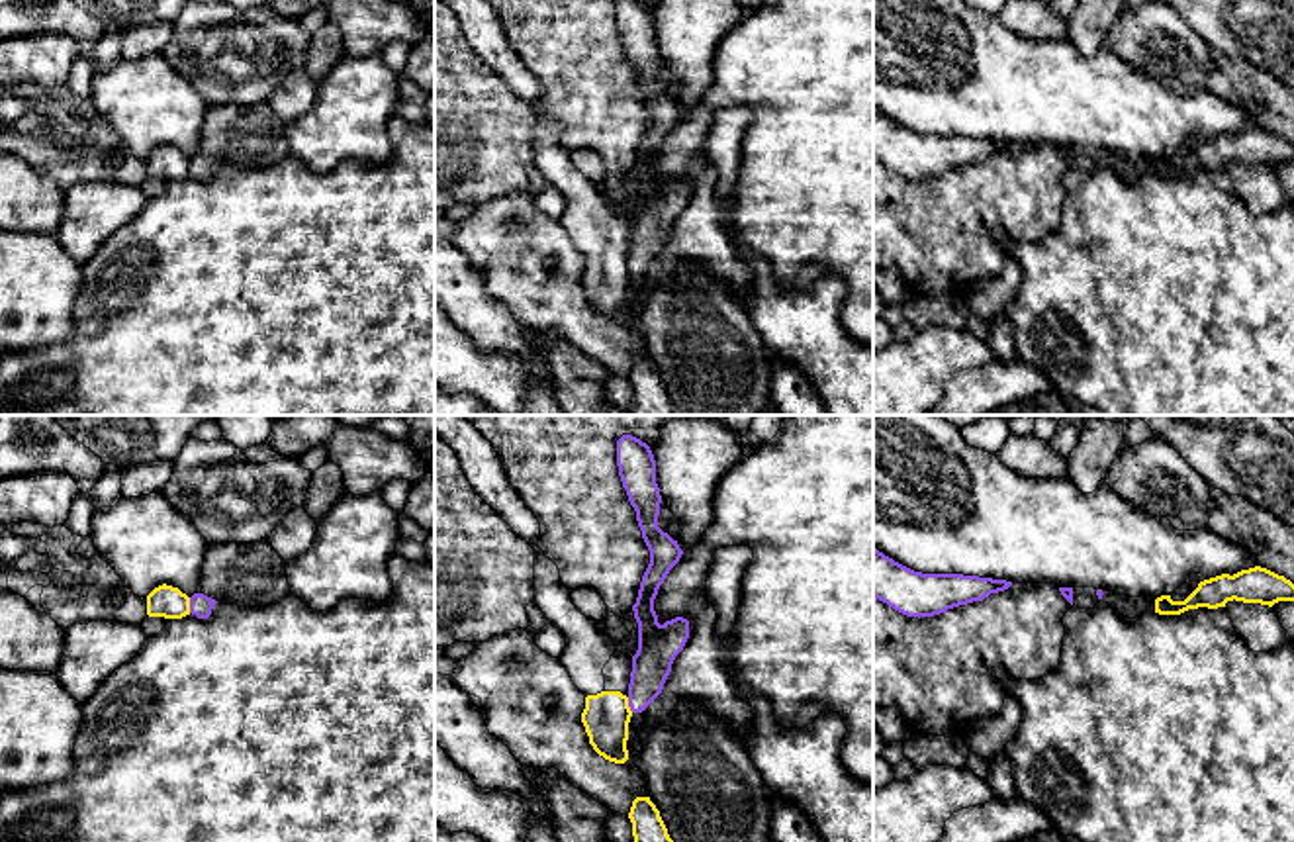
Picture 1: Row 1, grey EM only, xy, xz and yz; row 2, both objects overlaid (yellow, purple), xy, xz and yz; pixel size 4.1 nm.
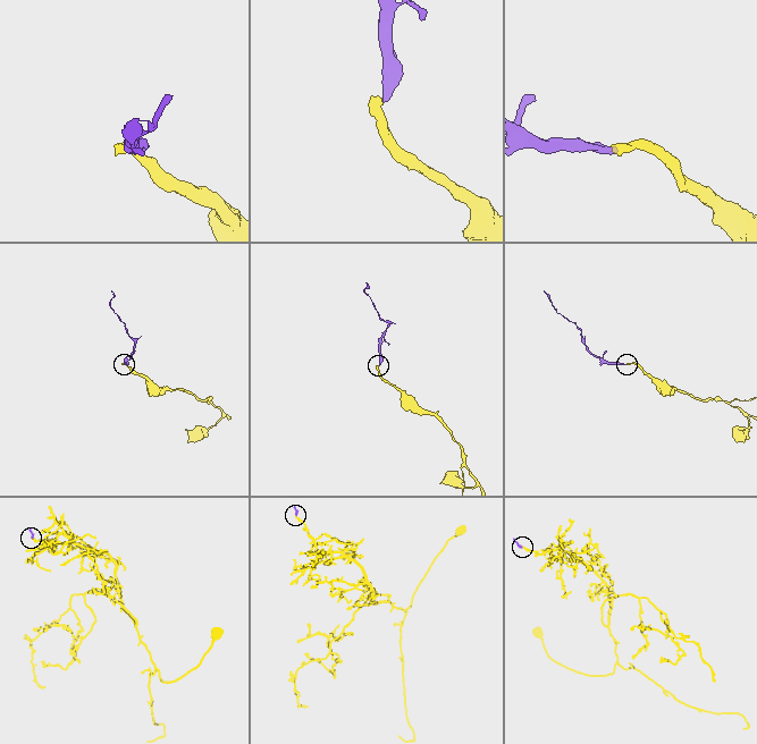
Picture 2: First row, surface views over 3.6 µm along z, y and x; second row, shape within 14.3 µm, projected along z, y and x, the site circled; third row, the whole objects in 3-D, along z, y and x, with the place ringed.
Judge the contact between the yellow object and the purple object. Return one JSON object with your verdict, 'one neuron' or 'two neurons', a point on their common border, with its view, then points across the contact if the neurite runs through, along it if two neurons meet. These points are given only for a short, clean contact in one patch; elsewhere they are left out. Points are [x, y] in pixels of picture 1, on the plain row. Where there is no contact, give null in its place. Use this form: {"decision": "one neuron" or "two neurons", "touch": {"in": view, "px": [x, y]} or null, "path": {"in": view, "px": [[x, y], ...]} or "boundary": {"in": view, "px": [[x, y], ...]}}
{"decision": "two neurons", "touch": {"in": "xy", "px": [188, 167]}, "boundary": {"in": "xy", "px": [[188, 159], [190, 173]]}}

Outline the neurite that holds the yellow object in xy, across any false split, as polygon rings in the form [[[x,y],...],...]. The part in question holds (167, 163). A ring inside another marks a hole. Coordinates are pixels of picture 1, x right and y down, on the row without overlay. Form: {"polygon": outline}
{"polygon": [[[159,147],[147,157],[147,178],[139,186],[145,196],[157,198],[168,180],[190,176],[190,159],[172,147]]]}

